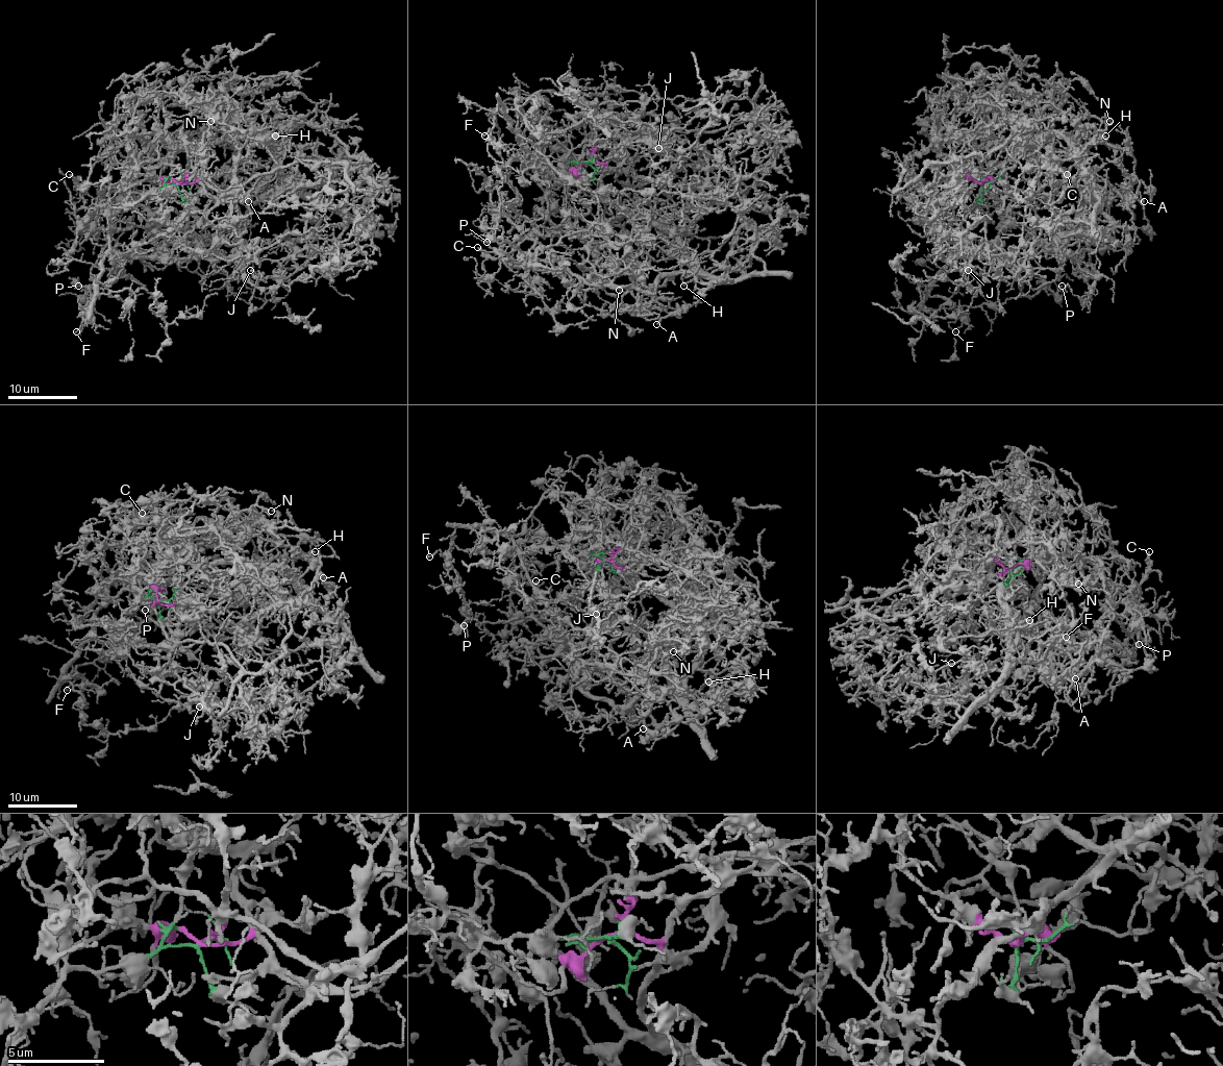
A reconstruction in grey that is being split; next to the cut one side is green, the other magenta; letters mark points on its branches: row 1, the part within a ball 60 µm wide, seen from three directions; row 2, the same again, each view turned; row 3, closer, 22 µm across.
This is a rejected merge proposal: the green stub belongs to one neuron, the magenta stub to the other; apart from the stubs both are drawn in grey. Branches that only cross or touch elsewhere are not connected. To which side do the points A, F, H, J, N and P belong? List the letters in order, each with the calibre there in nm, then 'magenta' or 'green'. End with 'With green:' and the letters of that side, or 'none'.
A: 170 nm | magenta
F: 130 nm | green
H: 120 nm | magenta
J: 120 nm | green
N: 120 nm | magenta
P: 110 nm | green
With green: F, J, P

